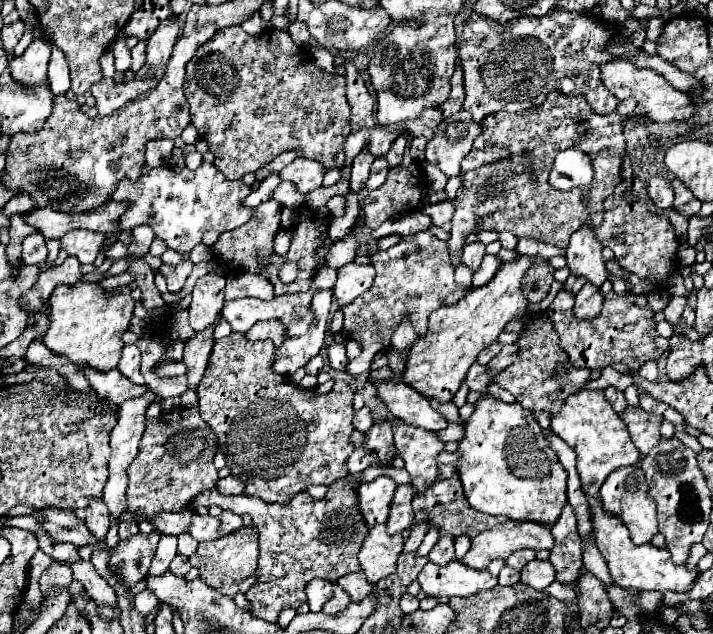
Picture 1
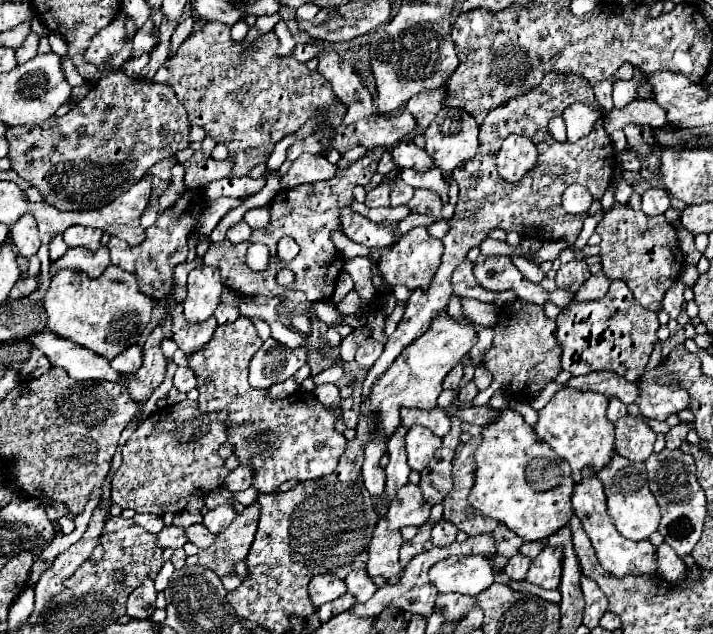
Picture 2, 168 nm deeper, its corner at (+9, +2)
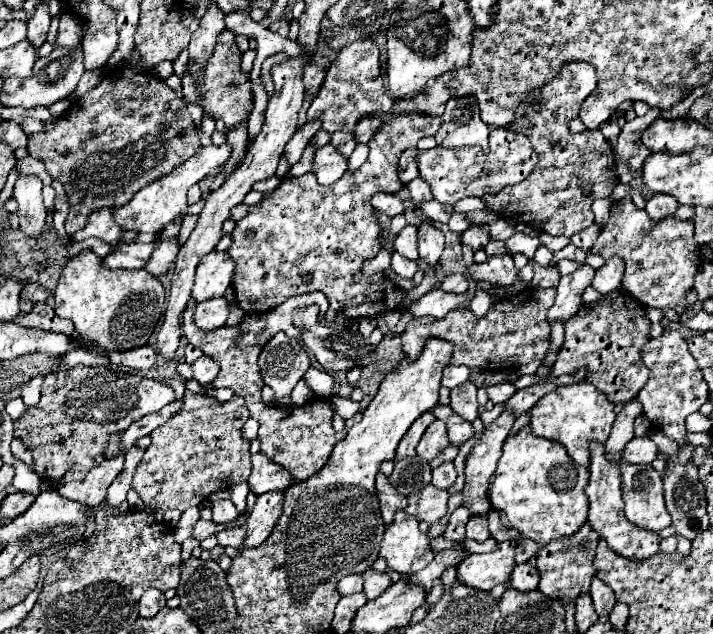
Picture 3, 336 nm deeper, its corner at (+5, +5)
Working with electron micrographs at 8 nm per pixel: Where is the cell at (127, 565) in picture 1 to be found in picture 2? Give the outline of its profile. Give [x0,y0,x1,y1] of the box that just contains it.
[156,526,186,548]

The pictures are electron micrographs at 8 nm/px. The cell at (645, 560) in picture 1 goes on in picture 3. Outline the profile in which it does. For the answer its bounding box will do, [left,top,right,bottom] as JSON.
[586,441,660,561]

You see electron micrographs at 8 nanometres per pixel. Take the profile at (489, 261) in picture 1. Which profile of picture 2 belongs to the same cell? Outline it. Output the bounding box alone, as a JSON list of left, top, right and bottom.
[474,256,574,308]

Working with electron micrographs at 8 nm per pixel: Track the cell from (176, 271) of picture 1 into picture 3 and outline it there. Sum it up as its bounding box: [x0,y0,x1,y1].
[194,297,230,331]

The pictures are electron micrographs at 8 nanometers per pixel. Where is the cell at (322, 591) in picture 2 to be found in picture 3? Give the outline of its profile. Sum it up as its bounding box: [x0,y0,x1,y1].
[338,575,364,595]

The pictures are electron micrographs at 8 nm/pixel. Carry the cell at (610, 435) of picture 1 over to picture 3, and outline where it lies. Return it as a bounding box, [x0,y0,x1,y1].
[530,383,614,467]

